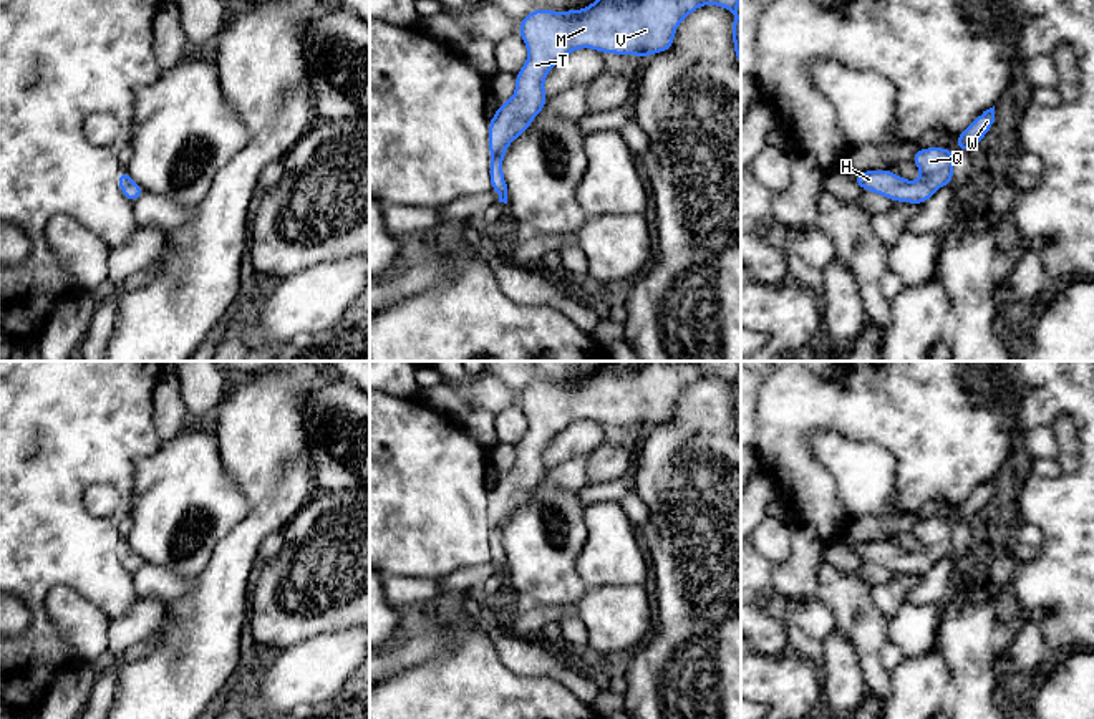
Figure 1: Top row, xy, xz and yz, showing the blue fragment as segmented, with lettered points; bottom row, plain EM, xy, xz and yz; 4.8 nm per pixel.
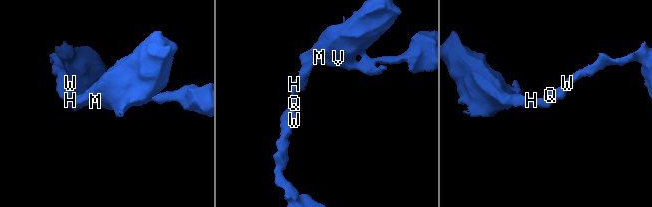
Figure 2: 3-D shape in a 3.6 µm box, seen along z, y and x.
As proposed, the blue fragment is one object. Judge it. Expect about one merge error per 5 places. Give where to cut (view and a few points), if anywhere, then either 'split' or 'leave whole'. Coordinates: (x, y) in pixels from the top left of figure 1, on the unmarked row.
cut none; leave whole

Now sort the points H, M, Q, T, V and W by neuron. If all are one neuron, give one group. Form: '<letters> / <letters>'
H M Q T V W

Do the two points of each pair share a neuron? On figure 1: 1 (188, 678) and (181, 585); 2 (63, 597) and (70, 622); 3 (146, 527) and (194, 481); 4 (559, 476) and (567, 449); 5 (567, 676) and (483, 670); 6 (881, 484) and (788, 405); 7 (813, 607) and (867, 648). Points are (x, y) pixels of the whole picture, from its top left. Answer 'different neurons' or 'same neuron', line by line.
1: different neurons
2: same neuron
3: same neuron
4: different neurons
5: different neurons
6: different neurons
7: different neurons

